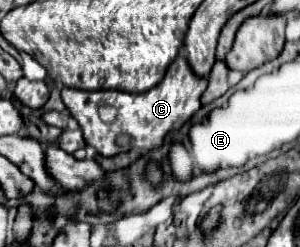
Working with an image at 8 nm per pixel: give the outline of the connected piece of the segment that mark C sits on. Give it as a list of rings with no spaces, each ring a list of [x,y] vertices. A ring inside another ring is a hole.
[[[179,54],[167,68],[165,78],[143,94],[129,94],[117,90],[75,90],[63,88],[61,96],[65,106],[69,108],[71,116],[79,122],[83,136],[89,146],[93,146],[103,156],[115,156],[129,148],[139,148],[141,152],[149,152],[151,148],[161,146],[167,132],[181,128],[199,108],[201,108],[201,94],[209,84],[207,76],[193,74],[187,58]],[[127,134],[131,142],[127,146],[117,144],[117,136]]]

